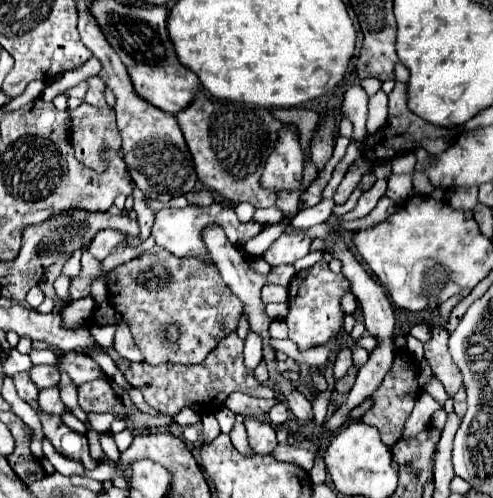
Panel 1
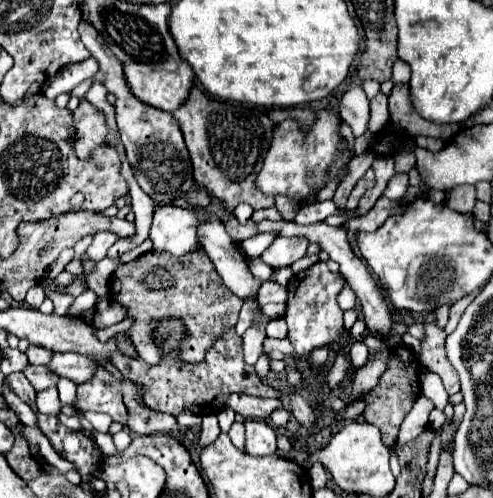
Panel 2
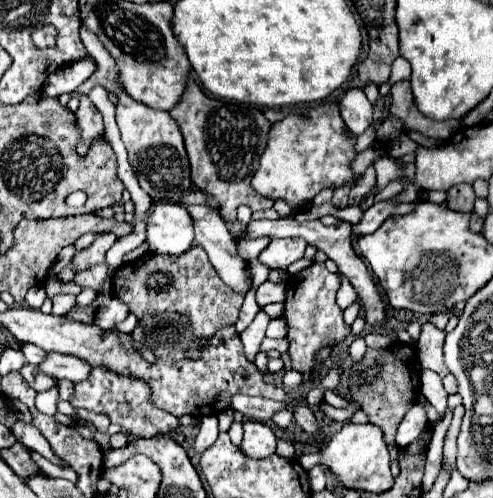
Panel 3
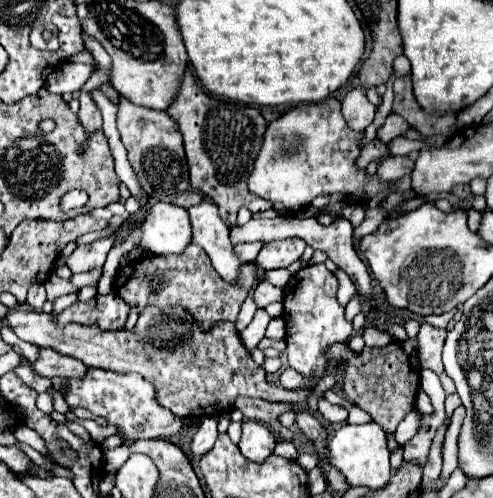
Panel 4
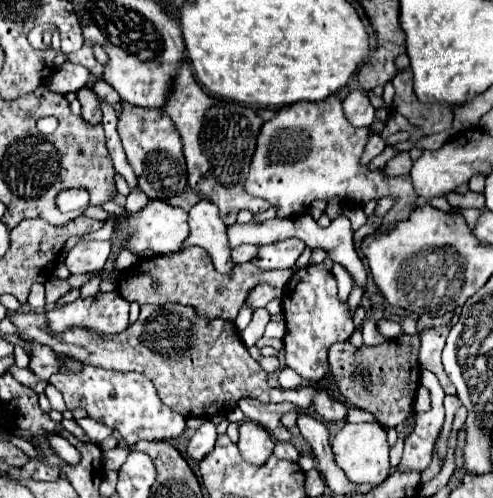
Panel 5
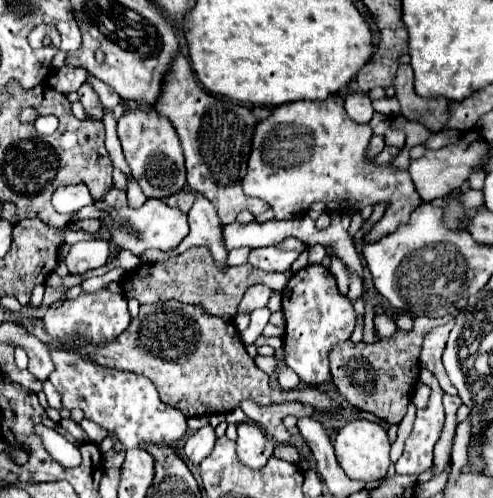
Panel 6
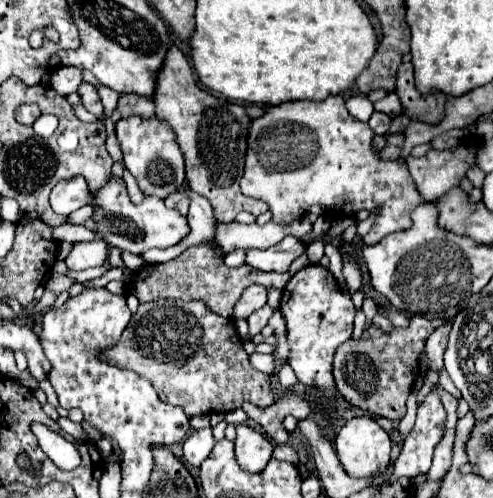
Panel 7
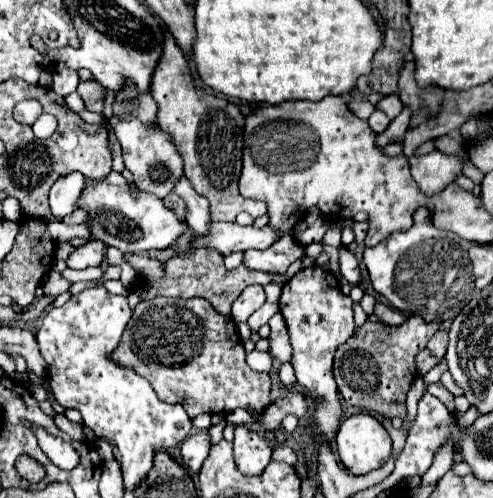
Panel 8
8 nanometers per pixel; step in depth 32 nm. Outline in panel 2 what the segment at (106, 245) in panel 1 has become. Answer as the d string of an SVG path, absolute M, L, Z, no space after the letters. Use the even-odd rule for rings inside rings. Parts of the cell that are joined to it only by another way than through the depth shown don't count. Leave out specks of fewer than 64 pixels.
M100 232L94 236L92 244L86 250L86 256L90 258L90 262L100 262L102 258L106 258L108 248L118 240L118 236L114 232Z

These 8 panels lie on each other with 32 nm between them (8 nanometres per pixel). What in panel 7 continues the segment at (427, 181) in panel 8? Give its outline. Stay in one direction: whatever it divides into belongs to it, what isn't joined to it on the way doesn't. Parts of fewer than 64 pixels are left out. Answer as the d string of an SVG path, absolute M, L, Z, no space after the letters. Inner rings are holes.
M470 142L468 146L462 144L454 152L430 150L430 156L422 160L408 158L408 170L418 186L418 192L430 202L440 198L448 188L458 186L460 178L464 178L466 170L474 164L476 144Z

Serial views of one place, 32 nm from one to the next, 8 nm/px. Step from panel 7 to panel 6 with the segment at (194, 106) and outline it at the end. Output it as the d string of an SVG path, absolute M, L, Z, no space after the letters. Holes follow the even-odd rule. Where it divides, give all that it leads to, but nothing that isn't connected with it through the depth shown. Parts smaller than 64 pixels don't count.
M176 52L168 72L162 80L160 98L154 106L160 116L166 116L178 132L184 158L186 158L186 180L192 192L208 198L218 210L222 224L232 224L236 214L242 210L252 212L254 216L268 210L268 204L258 198L250 198L242 192L240 180L246 172L246 158L252 142L252 128L256 118L250 114L250 108L240 106L232 100L218 100L216 96L204 92L200 84L194 82L190 62Z

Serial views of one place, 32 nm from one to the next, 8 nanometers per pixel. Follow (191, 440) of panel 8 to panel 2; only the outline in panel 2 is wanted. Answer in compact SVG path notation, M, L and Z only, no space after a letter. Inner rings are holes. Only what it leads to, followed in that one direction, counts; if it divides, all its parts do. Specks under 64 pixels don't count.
M204 416L202 418L202 426L200 426L200 434L198 434L198 448L206 448L208 444L212 444L220 434L220 428L218 428L218 420L216 416Z

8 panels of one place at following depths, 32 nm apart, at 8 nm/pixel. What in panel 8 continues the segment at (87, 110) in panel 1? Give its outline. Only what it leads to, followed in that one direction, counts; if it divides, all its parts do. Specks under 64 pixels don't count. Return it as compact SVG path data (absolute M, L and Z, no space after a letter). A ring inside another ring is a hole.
M82 80L78 84L78 94L82 96L86 110L92 110L92 112L104 110L104 92L106 88L102 88L96 80Z

